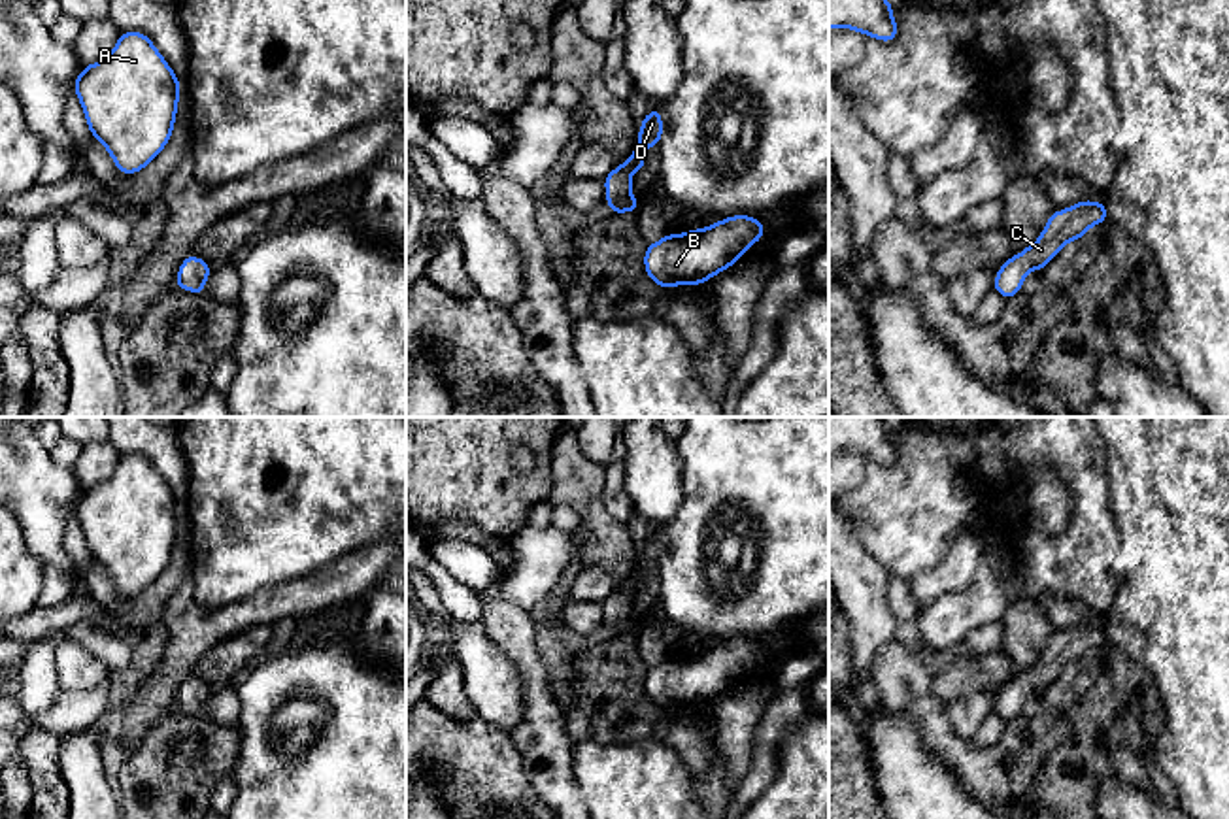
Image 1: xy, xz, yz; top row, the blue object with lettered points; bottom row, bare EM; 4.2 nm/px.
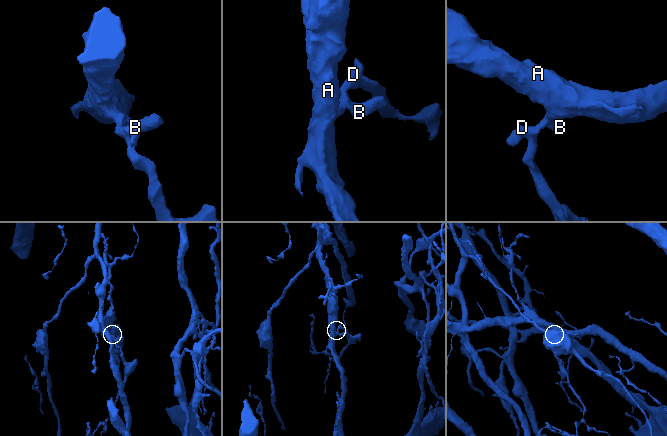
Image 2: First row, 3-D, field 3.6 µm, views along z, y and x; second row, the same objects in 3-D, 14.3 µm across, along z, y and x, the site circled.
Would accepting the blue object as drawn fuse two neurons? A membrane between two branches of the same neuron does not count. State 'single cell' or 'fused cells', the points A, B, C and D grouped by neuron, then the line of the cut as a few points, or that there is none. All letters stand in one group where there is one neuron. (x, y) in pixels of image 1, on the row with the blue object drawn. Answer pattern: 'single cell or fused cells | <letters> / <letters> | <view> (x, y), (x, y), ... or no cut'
single cell | A B C D | no cut

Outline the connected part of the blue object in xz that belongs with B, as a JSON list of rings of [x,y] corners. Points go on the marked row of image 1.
[[[734,215],[717,221],[714,226],[687,230],[682,236],[668,232],[661,242],[649,243],[644,266],[651,281],[663,287],[702,285],[712,276],[732,266],[744,251],[765,234],[765,223],[748,215]]]

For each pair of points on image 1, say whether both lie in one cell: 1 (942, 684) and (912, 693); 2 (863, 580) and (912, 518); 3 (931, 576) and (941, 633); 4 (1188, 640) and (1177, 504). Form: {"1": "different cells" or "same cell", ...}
{"1": "different cells", "2": "different cells", "3": "different cells", "4": "same cell"}

